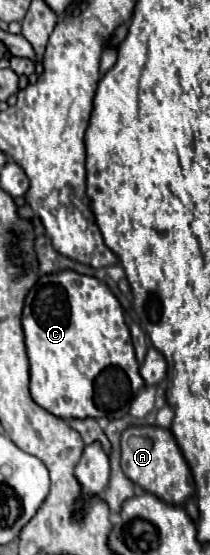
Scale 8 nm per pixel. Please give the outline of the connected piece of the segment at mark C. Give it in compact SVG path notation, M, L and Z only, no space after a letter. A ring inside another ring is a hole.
M64 270L44 274L24 300L22 328L30 358L30 394L38 406L60 418L120 418L126 404L144 386L130 340L130 330L124 324L124 314L118 298L110 288L94 276Z

